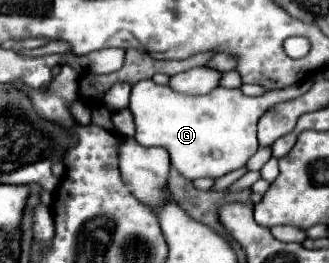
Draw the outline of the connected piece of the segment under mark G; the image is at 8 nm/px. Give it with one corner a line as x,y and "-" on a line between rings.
154,81
132,85
130,111
136,121
136,141
144,147
162,145
168,149
172,165
188,179
222,177
246,165
256,153
256,123
276,103
296,99
312,87
310,81
280,91
268,91
266,97
248,97
240,89
216,87
208,95
186,95

